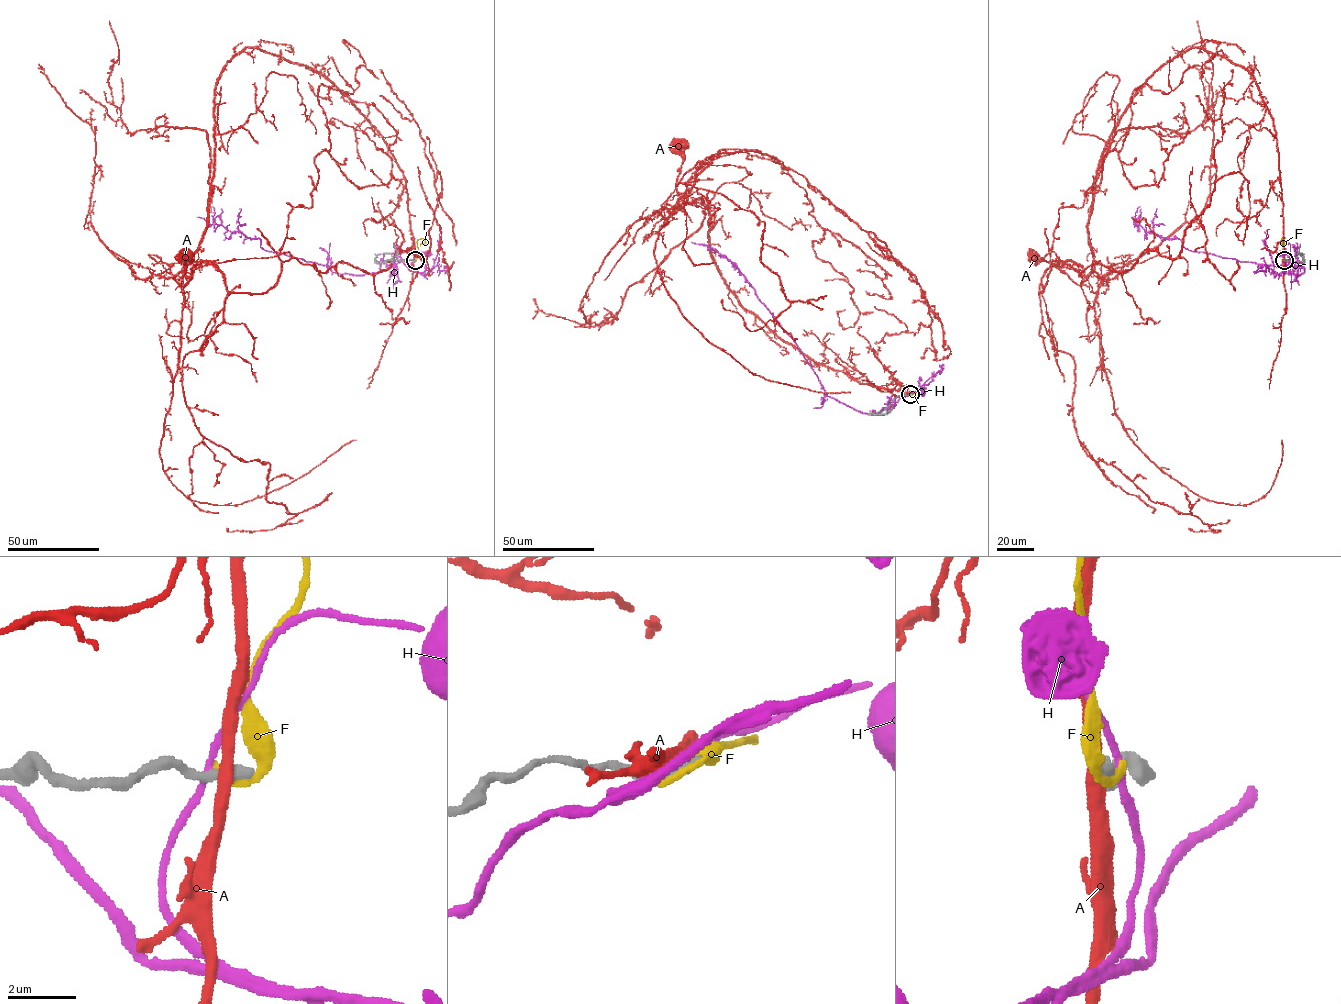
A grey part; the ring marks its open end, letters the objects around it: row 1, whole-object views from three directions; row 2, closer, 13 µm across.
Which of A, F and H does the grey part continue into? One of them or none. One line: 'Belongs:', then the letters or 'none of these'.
Belongs: none of these

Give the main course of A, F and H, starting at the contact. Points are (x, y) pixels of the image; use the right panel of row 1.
A: (1284, 260), (1274, 120), (1244, 68), (1199, 47), (1162, 64), (1115, 127), (1088, 277), (1033, 258)
F: (1284, 260), (1282, 246)
H: (1285, 260), (1286, 270), (1296, 261), (1304, 271), (1191, 251), (1179, 239), (1146, 232), (1132, 217)

